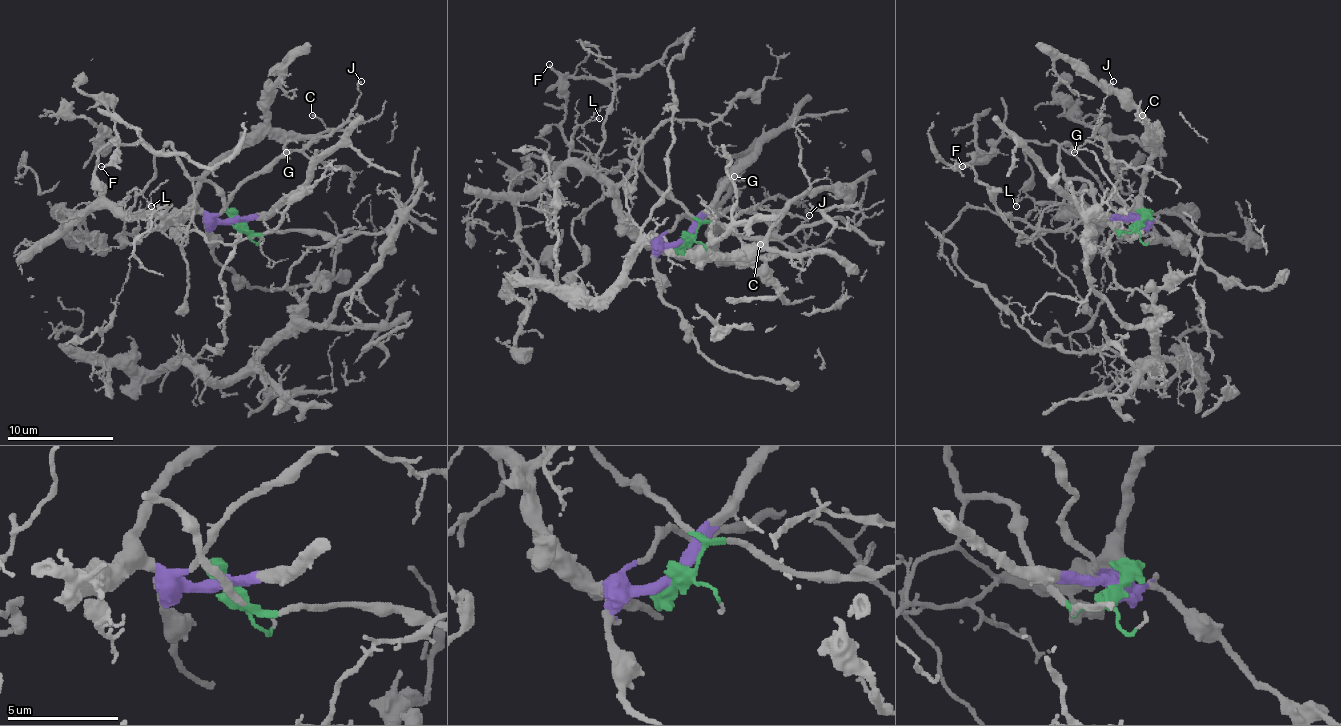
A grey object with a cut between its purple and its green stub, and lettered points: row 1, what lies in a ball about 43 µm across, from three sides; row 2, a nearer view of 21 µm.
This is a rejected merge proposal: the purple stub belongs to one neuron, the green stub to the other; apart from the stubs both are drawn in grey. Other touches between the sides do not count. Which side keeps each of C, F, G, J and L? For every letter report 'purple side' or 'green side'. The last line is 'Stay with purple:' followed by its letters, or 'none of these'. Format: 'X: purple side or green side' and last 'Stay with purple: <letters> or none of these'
C: purple side
F: green side
G: purple side
J: purple side
L: purple side
Stay with purple: C, G, J, L

